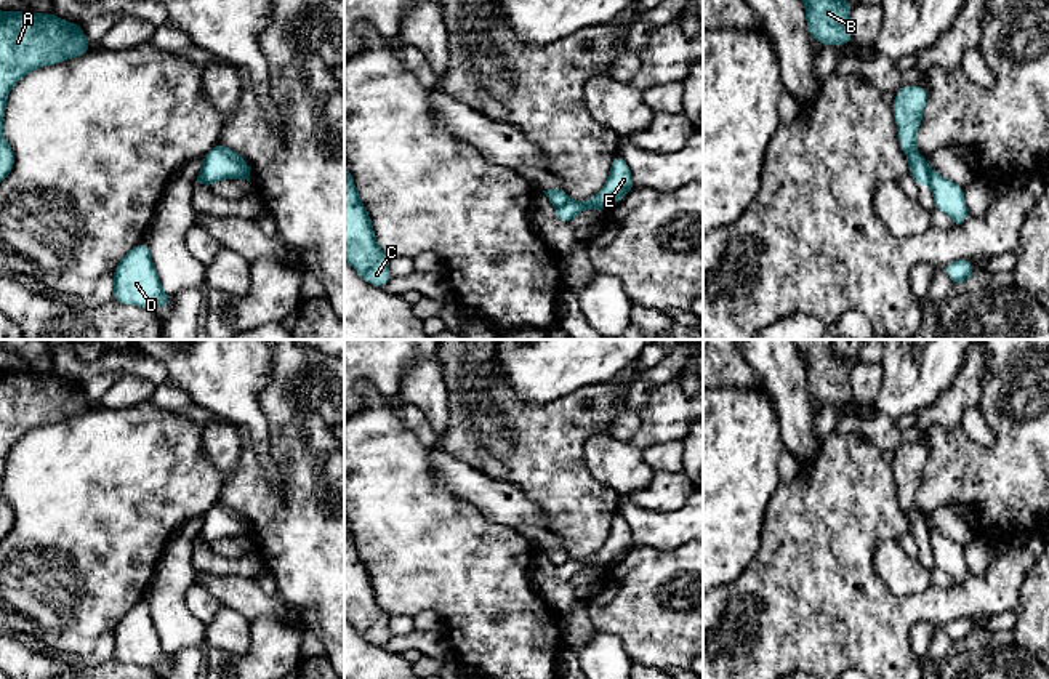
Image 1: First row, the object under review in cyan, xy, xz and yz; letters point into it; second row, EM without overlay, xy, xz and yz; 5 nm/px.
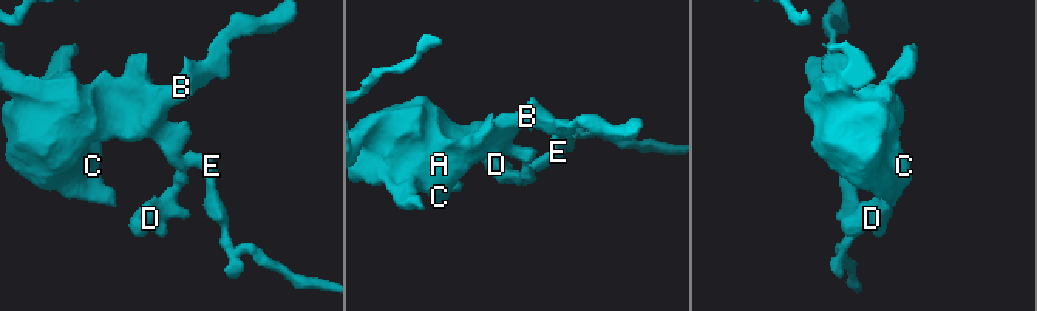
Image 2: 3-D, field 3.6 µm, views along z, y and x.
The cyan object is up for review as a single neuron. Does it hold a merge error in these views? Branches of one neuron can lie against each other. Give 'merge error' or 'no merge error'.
merge error

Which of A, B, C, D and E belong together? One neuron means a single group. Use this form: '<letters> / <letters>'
A B C / D E

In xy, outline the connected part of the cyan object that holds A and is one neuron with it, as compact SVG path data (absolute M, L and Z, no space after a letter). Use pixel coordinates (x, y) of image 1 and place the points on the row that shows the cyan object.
M0 11L0 183L14 167L14 152L2 130L11 88L34 69L82 56L90 48L80 24L53 13Z

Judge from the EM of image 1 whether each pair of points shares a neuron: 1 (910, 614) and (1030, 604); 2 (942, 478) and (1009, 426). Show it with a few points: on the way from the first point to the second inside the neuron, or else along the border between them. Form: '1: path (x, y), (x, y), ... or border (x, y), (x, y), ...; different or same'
1: border (1030, 570), (1017, 593), (1016, 606), (1009, 612); different
2: path (961, 473), (976, 473), (1003, 445); same

